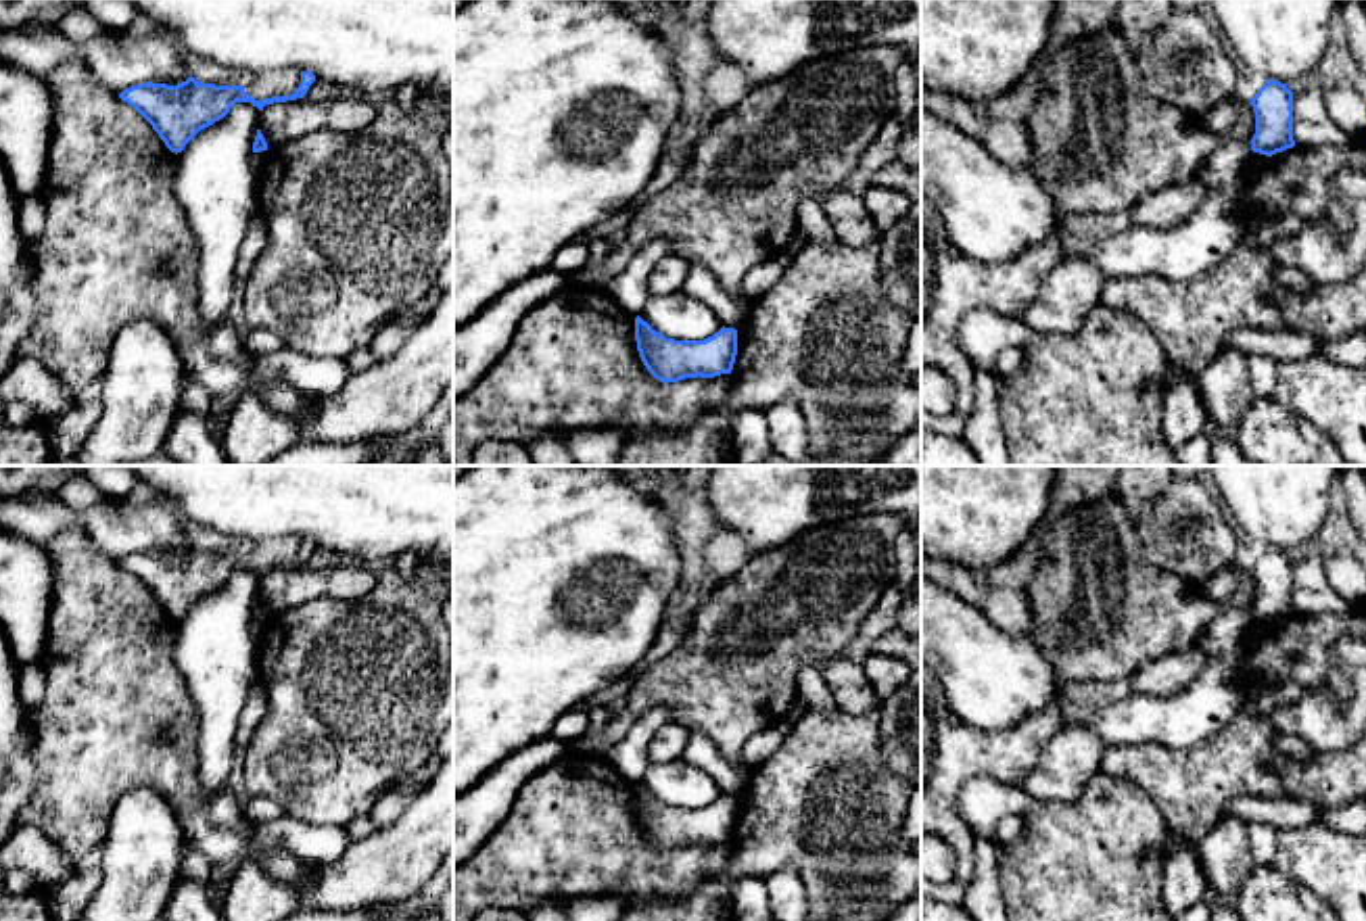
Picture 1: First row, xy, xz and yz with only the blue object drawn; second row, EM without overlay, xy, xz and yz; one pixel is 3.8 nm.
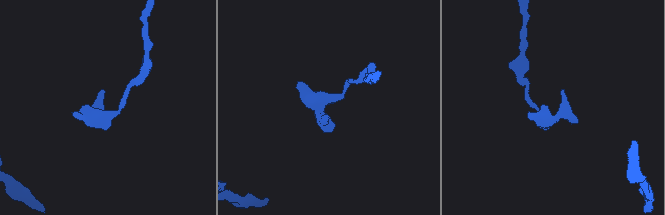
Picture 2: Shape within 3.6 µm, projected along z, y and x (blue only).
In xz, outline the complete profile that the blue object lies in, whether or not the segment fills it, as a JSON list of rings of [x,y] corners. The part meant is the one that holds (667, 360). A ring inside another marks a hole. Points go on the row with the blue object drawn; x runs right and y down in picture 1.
[[[637,315],[635,340],[647,372],[666,384],[731,374],[737,355],[737,330],[725,326],[704,340],[675,340]]]

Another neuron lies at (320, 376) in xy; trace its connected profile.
[[[278,347],[269,355],[253,357],[251,380],[257,388],[286,382],[299,393],[324,399],[340,391],[349,376],[345,357],[307,357]]]

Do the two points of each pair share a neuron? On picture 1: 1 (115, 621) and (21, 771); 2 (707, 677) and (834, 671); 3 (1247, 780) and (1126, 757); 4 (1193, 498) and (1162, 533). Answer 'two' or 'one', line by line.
1: two
2: two
3: one
4: one

